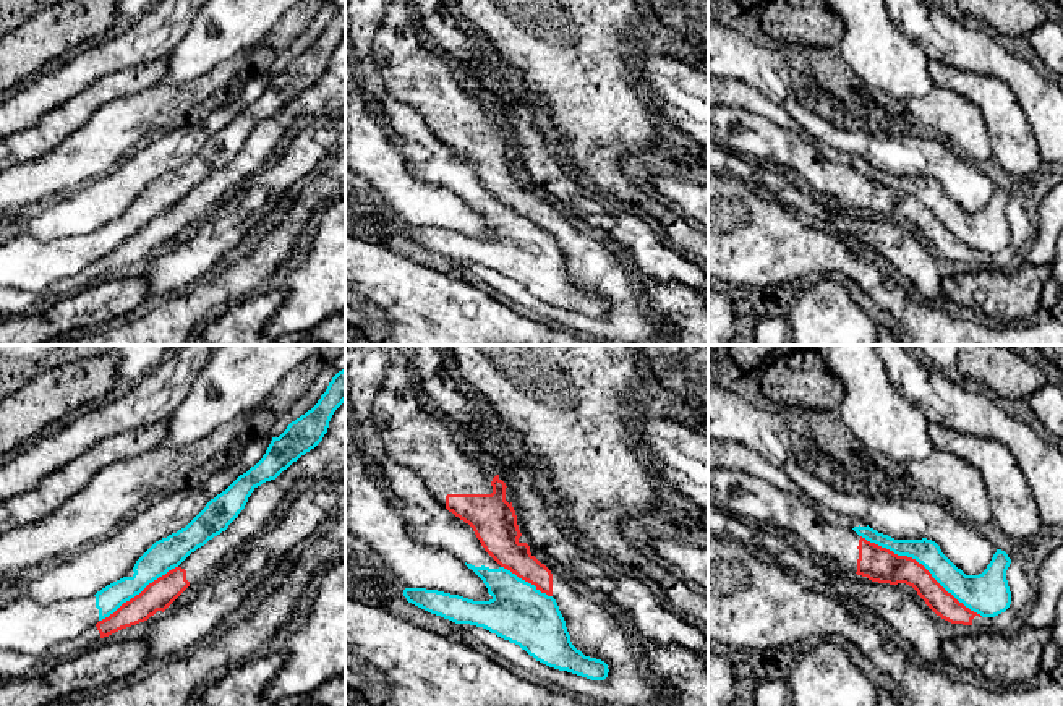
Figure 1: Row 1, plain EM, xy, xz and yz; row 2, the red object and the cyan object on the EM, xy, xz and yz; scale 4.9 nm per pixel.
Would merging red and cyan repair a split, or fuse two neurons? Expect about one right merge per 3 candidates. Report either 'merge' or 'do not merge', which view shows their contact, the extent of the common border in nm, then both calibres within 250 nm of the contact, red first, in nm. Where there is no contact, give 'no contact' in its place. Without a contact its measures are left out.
do not merge; contact in yz; length 750 nm; calibres 180 and 140 nm

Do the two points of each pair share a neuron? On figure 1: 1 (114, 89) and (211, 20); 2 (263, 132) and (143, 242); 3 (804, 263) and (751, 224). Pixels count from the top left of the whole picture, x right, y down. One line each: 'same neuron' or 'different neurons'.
1: different neurons
2: same neuron
3: same neuron

